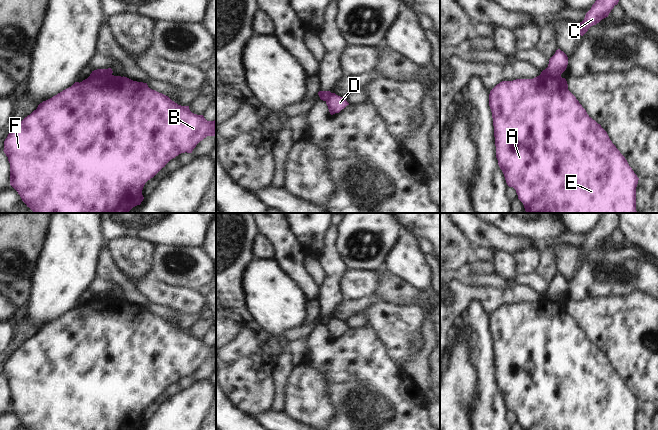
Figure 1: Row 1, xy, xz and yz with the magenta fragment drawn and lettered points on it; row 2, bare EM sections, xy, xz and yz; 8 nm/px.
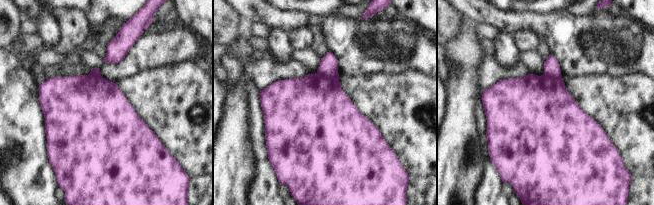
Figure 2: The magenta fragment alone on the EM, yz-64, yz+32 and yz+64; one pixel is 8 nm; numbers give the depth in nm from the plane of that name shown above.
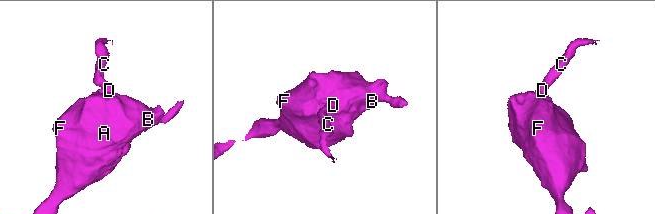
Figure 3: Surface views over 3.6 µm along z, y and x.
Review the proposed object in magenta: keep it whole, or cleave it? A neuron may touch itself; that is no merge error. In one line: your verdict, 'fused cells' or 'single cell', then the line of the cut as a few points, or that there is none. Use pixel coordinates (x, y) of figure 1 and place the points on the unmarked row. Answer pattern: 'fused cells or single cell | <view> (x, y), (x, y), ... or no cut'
fused cells | yz (545, 293), (551, 300), (560, 301)

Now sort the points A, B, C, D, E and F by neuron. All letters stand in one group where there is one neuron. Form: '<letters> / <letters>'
A B E F / C D

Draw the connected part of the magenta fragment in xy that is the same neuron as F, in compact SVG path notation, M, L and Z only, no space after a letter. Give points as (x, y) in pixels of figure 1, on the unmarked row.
M106 293L92 295L82 306L75 306L52 322L40 327L36 334L25 341L4 365L4 377L10 387L10 409L18 416L27 430L137 430L144 421L145 407L153 402L165 389L181 377L192 377L196 369L207 360L216 361L216 345L207 345L203 339L190 335L189 330L181 330L168 320L152 314L147 307L133 305L127 301L114 300Z

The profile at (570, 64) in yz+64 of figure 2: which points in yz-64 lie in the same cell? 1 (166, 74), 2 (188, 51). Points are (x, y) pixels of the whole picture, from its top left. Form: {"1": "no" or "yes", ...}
{"1": "no", "2": "yes"}

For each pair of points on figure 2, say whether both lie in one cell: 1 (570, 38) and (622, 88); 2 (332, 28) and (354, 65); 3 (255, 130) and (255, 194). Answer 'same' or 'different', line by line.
1: different
2: same
3: same

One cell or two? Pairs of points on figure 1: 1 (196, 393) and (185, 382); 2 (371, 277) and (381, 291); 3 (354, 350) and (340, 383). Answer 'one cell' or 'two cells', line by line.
1: two cells
2: two cells
3: one cell

